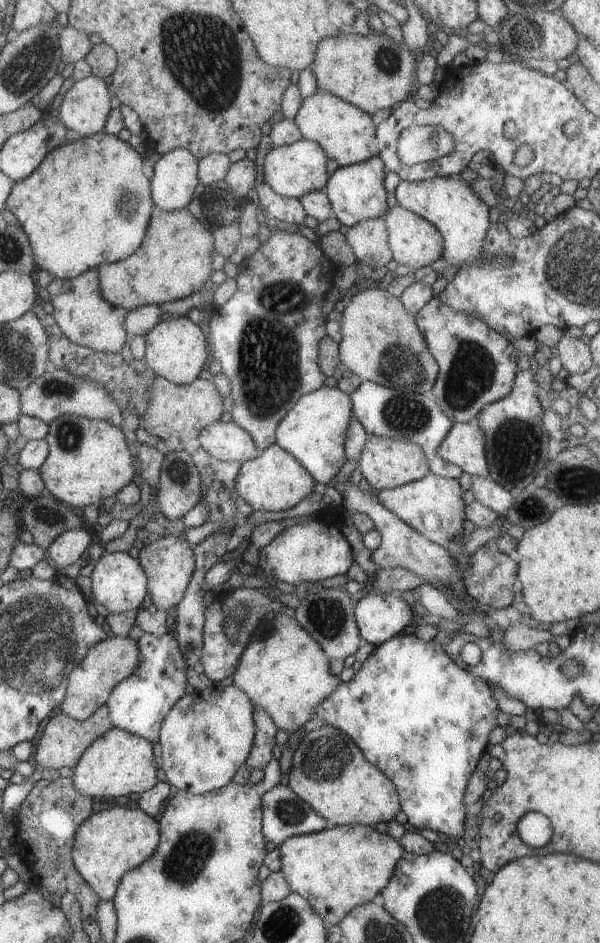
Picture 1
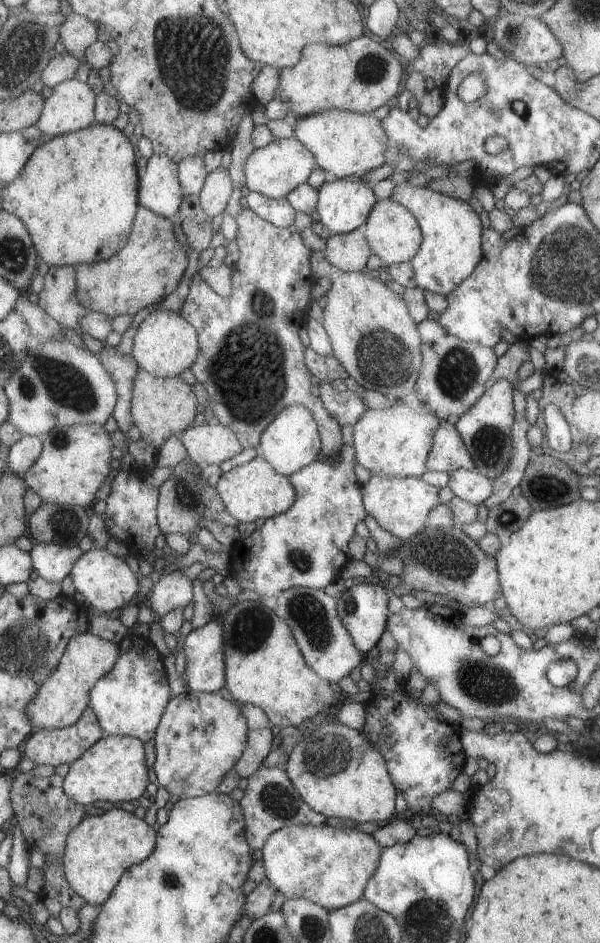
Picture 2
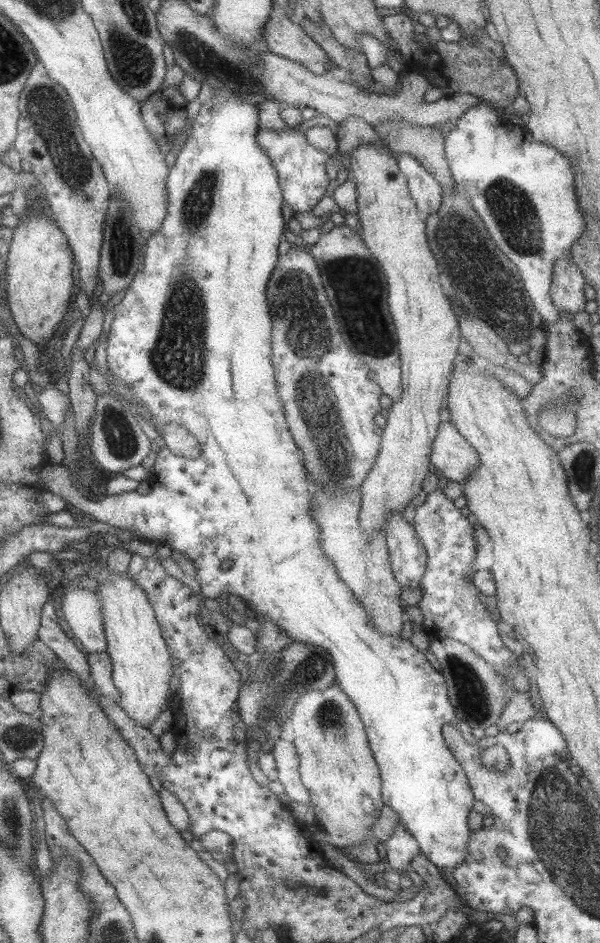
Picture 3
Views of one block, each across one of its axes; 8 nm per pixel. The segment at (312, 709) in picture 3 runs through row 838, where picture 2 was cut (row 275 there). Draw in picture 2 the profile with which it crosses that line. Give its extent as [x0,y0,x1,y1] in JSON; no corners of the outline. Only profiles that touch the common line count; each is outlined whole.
[320,268,422,401]

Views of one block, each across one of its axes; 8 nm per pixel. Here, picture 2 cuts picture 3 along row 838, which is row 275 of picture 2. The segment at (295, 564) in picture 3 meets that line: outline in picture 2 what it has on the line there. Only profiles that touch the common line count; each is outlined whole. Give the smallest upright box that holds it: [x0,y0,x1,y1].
[389,181,482,297]

